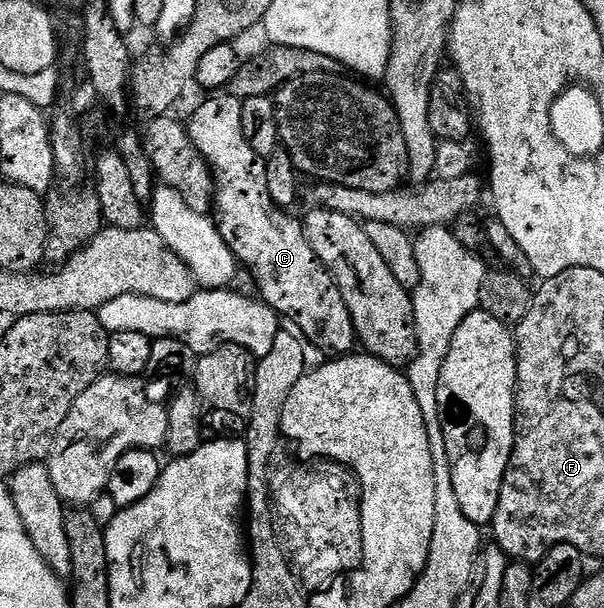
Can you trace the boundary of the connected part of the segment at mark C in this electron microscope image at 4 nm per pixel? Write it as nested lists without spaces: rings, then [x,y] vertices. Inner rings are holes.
[[[219,92],[214,96],[207,96],[207,99],[192,112],[191,122],[186,123],[187,133],[191,135],[193,144],[199,149],[215,176],[213,210],[214,213],[219,213],[217,225],[223,231],[225,244],[229,244],[236,259],[242,265],[244,262],[251,269],[256,284],[263,286],[262,297],[280,319],[287,321],[288,318],[292,322],[290,325],[308,343],[311,341],[317,349],[324,350],[327,356],[346,356],[357,346],[349,308],[345,308],[345,300],[331,278],[331,273],[324,268],[323,263],[313,252],[307,233],[303,230],[303,222],[290,218],[292,215],[286,210],[280,210],[269,196],[267,163],[257,156],[257,152],[253,152],[253,148],[249,148],[249,140],[245,140],[245,132],[241,128],[242,107],[243,99],[235,98],[229,92]]]

